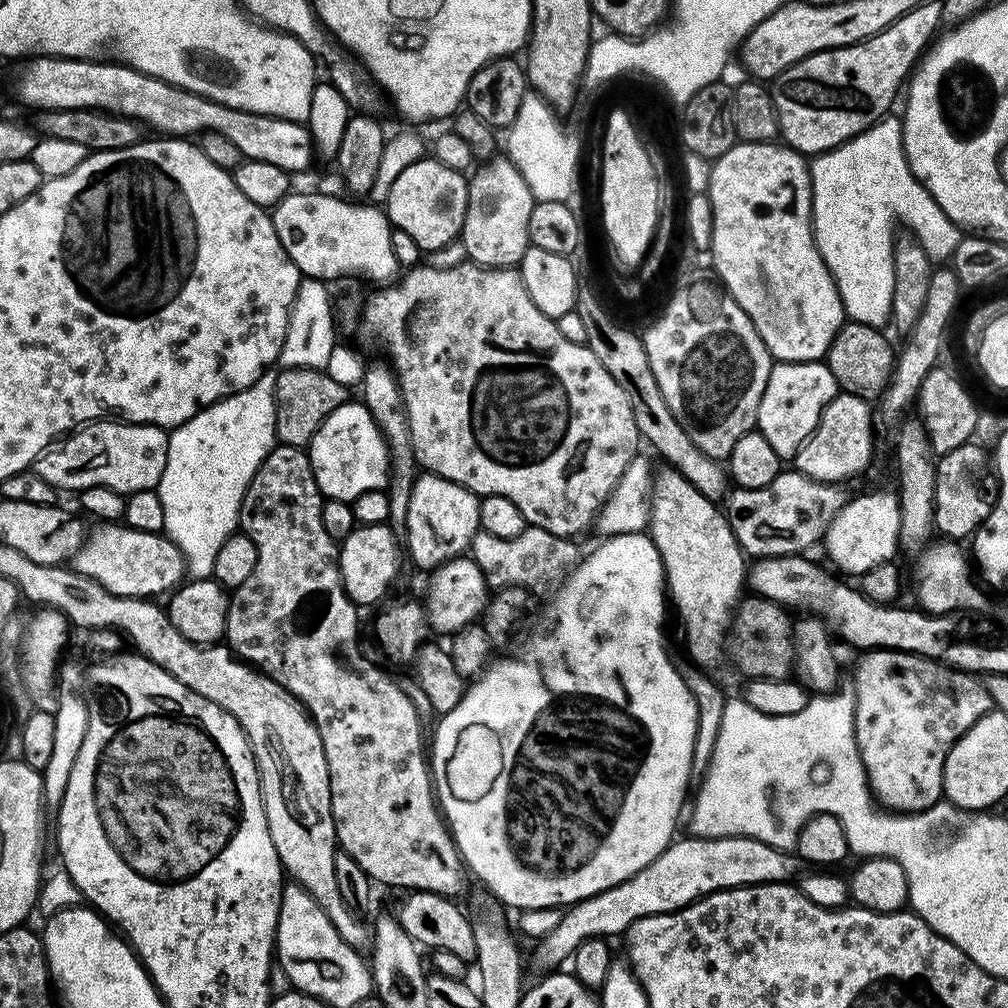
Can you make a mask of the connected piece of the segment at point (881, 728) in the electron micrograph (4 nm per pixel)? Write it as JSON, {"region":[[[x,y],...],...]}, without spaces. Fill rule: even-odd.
{"region":[[[868,650],[863,653],[860,665],[856,668],[856,713],[854,714],[854,726],[856,727],[856,746],[861,756],[862,766],[868,779],[868,787],[874,797],[875,803],[881,809],[890,813],[917,813],[934,807],[944,796],[944,763],[950,754],[950,750],[956,745],[956,740],[978,722],[987,712],[993,711],[992,695],[989,694],[985,681],[979,675],[964,672],[960,668],[954,668],[951,664],[945,664],[939,660],[932,660],[929,656],[920,656],[916,652],[902,652],[899,650]]]}

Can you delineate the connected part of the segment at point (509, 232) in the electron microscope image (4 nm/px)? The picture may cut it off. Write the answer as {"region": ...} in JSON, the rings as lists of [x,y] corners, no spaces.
{"region":[[[500,154],[493,160],[486,161],[468,180],[468,213],[464,219],[464,228],[459,235],[459,239],[464,240],[464,252],[468,255],[465,257],[482,268],[510,268],[519,265],[522,254],[526,254],[526,250],[530,247],[528,227],[533,203],[531,190],[507,155]]]}

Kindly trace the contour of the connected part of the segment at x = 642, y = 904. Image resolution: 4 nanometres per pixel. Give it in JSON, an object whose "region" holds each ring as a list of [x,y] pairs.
{"region":[[[689,835],[688,840],[673,839],[650,866],[638,870],[626,882],[610,890],[573,904],[561,915],[558,926],[539,941],[536,948],[536,964],[544,970],[556,970],[563,962],[571,961],[584,940],[595,936],[619,937],[635,922],[647,916],[676,912],[687,904],[693,904],[711,892],[727,888],[741,888],[751,884],[783,884],[801,875],[802,861],[799,856],[782,848],[771,848],[766,842],[758,842],[745,836],[726,838],[702,838]]]}

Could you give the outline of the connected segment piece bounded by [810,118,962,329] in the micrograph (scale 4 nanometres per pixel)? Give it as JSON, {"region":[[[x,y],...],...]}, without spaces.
{"region":[[[881,118],[875,124],[869,126],[864,132],[859,132],[857,136],[840,144],[837,148],[831,148],[829,152],[823,153],[811,161],[810,175],[812,177],[812,234],[816,237],[816,245],[826,262],[826,266],[832,272],[832,280],[836,283],[836,289],[840,295],[840,301],[844,304],[844,315],[849,321],[856,321],[862,324],[879,329],[882,324],[889,323],[892,314],[892,295],[895,292],[895,258],[893,256],[894,237],[892,231],[896,228],[896,223],[901,220],[904,224],[912,227],[911,235],[915,237],[921,248],[928,253],[933,261],[946,261],[953,255],[953,252],[959,246],[962,239],[962,232],[957,225],[952,223],[950,217],[943,212],[936,204],[928,189],[916,179],[916,176],[908,168],[908,157],[904,155],[904,142],[902,139],[902,124],[899,119]]]}

